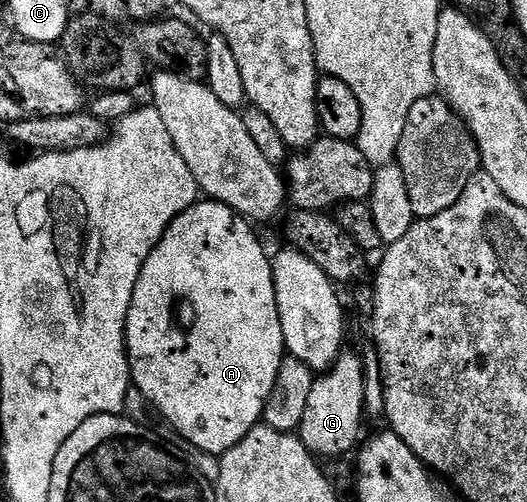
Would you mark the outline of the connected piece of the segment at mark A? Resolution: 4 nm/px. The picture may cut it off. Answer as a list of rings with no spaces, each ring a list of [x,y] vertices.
[[[199,201],[187,211],[182,211],[170,223],[170,228],[162,239],[154,246],[148,261],[140,269],[140,277],[136,281],[136,289],[132,293],[132,305],[128,309],[128,321],[126,322],[126,354],[130,357],[130,377],[133,386],[137,387],[148,401],[154,403],[154,408],[165,417],[166,422],[178,432],[179,436],[191,447],[200,449],[209,455],[219,457],[226,454],[248,433],[253,427],[263,422],[266,413],[266,402],[272,393],[272,387],[276,385],[276,379],[280,373],[280,365],[287,358],[286,342],[284,341],[284,329],[280,325],[280,313],[276,305],[276,285],[274,284],[274,265],[271,256],[266,256],[258,235],[242,216],[223,203],[213,201]]]

